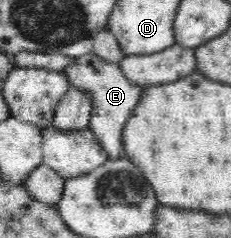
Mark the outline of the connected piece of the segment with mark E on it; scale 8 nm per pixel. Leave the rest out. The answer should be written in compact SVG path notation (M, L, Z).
M94 53L78 57L78 62L66 69L70 83L81 89L88 89L93 94L94 103L90 129L94 131L99 145L108 157L117 159L126 155L123 129L127 120L133 115L141 96L146 92L143 85L133 83L117 64L110 64Z

